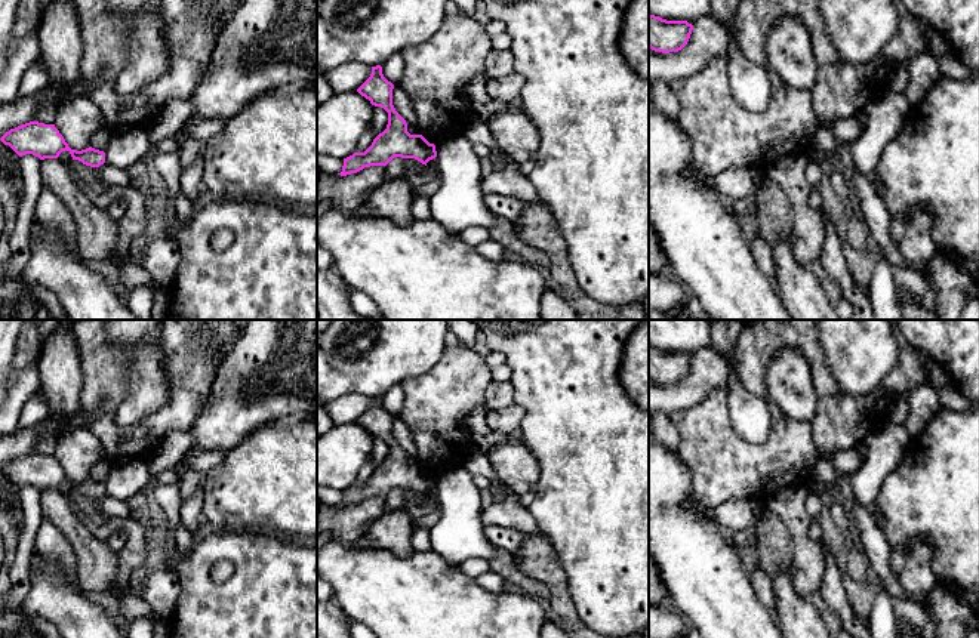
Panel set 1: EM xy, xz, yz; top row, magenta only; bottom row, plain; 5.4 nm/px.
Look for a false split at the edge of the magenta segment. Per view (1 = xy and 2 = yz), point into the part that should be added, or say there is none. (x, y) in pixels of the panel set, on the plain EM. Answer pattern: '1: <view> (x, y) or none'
1: none
2: none

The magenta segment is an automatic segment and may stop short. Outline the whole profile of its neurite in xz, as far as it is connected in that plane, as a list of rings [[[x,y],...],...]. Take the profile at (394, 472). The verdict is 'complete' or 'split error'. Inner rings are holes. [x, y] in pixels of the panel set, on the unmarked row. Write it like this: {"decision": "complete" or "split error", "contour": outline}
{"decision": "complete", "contour": [[[372,398],[370,409],[357,423],[388,444],[387,460],[379,465],[364,484],[354,484],[344,490],[341,508],[357,505],[370,497],[387,497],[394,488],[415,490],[427,497],[437,488],[435,477],[430,475],[422,466],[410,466],[406,451],[392,437],[394,416],[382,406],[382,398]]]}

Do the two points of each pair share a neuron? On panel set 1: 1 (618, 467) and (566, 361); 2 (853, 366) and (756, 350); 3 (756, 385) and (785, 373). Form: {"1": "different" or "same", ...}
{"1": "same", "2": "same", "3": "different"}

